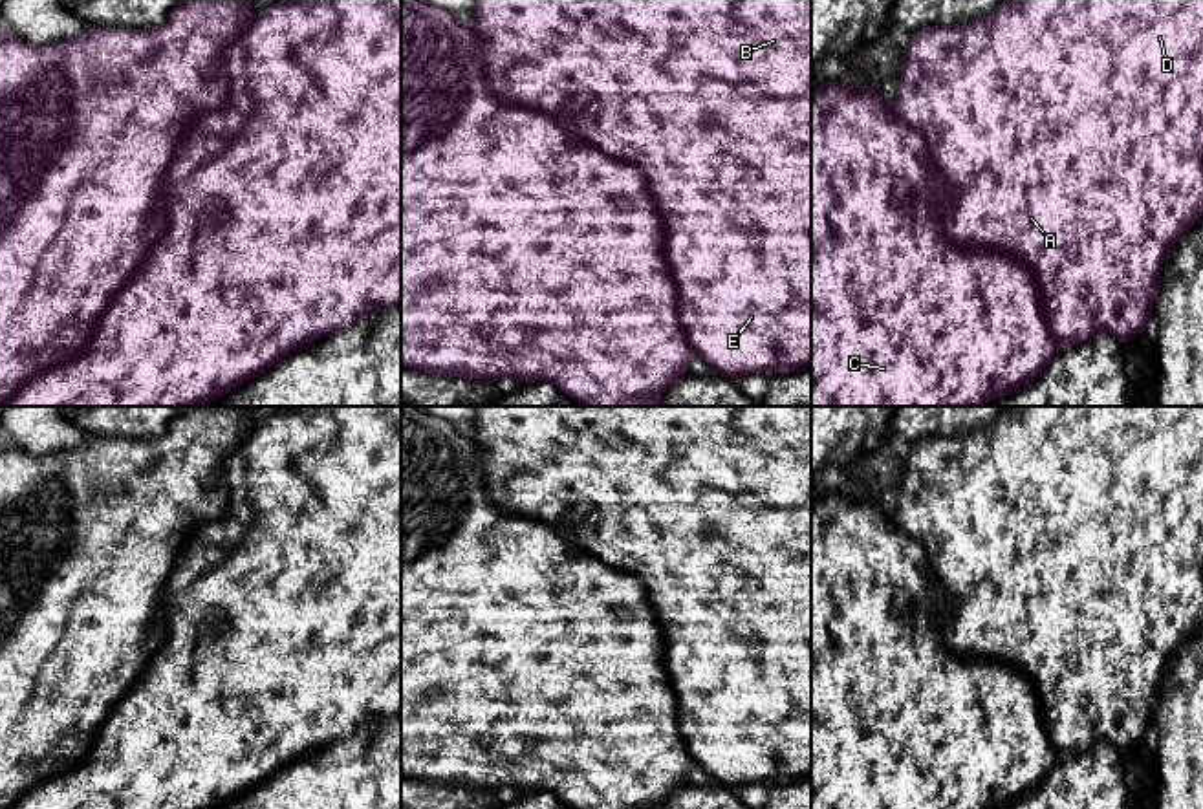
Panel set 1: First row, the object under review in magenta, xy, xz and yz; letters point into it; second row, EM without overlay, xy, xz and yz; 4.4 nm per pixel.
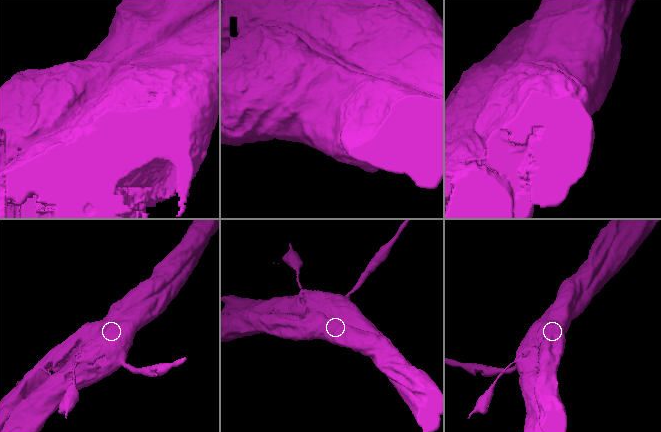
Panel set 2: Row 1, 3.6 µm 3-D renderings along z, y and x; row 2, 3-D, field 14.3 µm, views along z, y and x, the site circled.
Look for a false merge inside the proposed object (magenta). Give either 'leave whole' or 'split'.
split

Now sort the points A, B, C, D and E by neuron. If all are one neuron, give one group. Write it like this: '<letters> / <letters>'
A D / B C E

